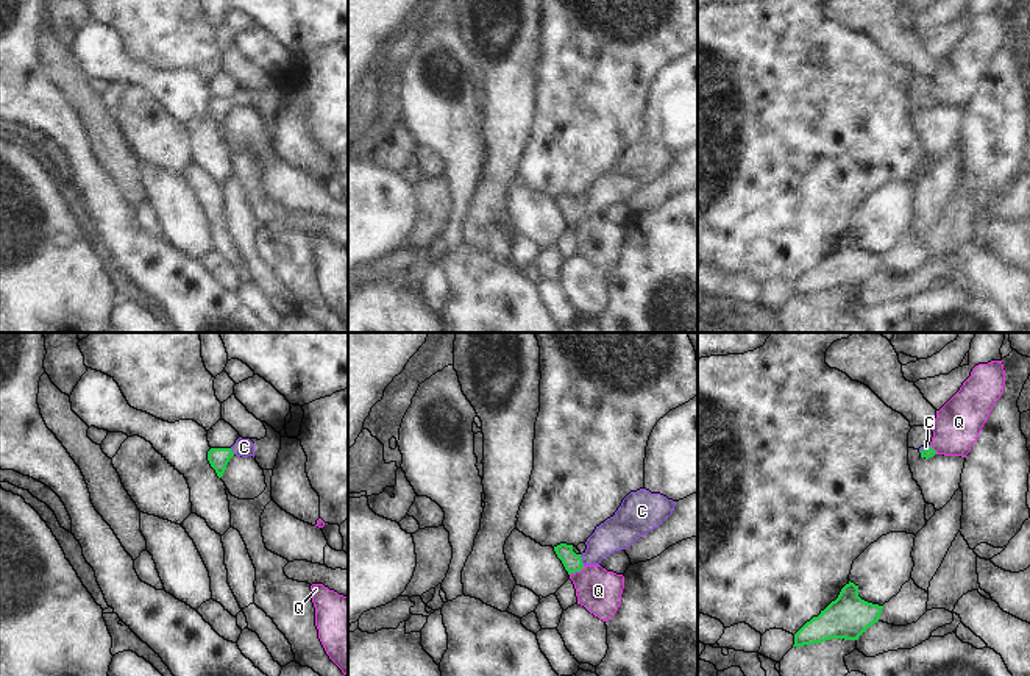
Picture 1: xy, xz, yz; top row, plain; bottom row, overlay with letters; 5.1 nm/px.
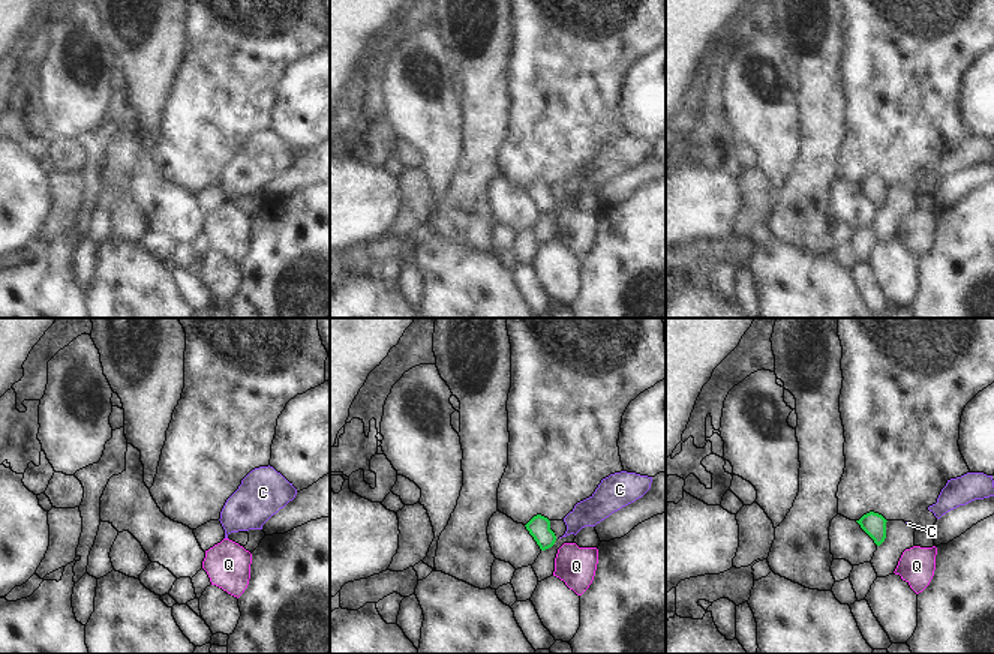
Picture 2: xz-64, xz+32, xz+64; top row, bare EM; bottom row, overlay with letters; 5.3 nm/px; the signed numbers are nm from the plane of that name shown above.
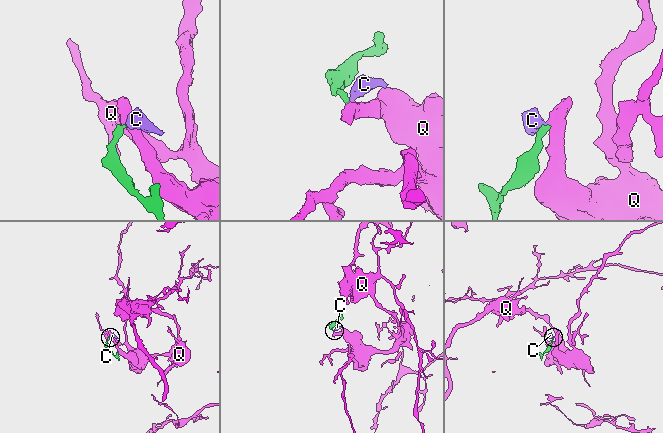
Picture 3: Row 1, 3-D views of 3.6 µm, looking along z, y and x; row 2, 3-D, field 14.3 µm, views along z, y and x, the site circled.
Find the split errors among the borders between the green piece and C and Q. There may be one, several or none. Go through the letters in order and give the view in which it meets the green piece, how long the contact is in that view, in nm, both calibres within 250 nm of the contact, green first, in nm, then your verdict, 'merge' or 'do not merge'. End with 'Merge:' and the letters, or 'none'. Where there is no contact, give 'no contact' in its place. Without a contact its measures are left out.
C: xz | 60 nm | 100/180 nm | merge
Q: xz | 90 nm | 100/220 nm | do not merge
Merge: C

